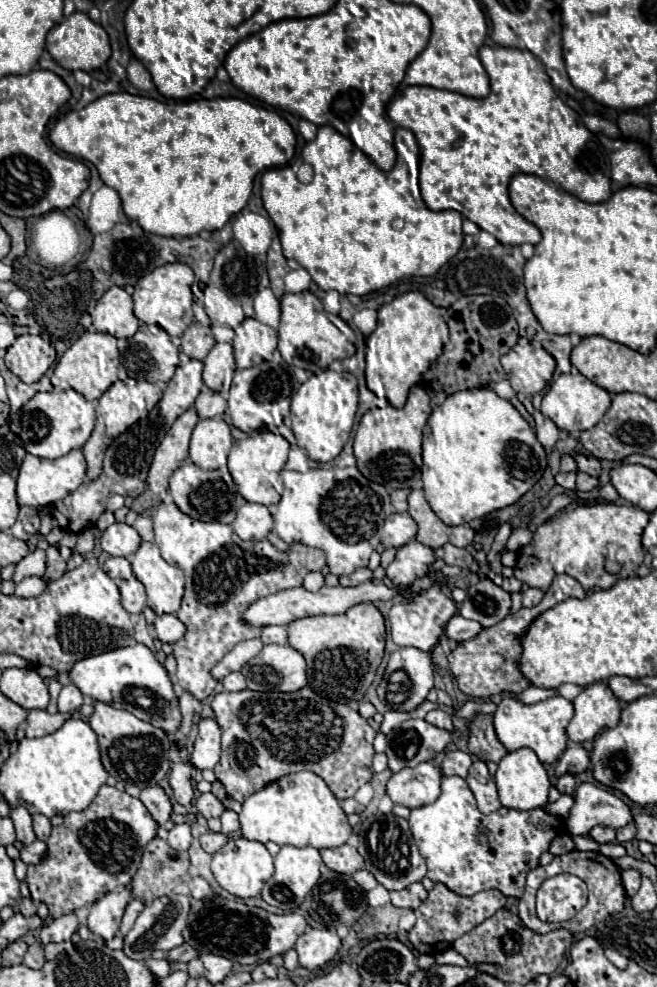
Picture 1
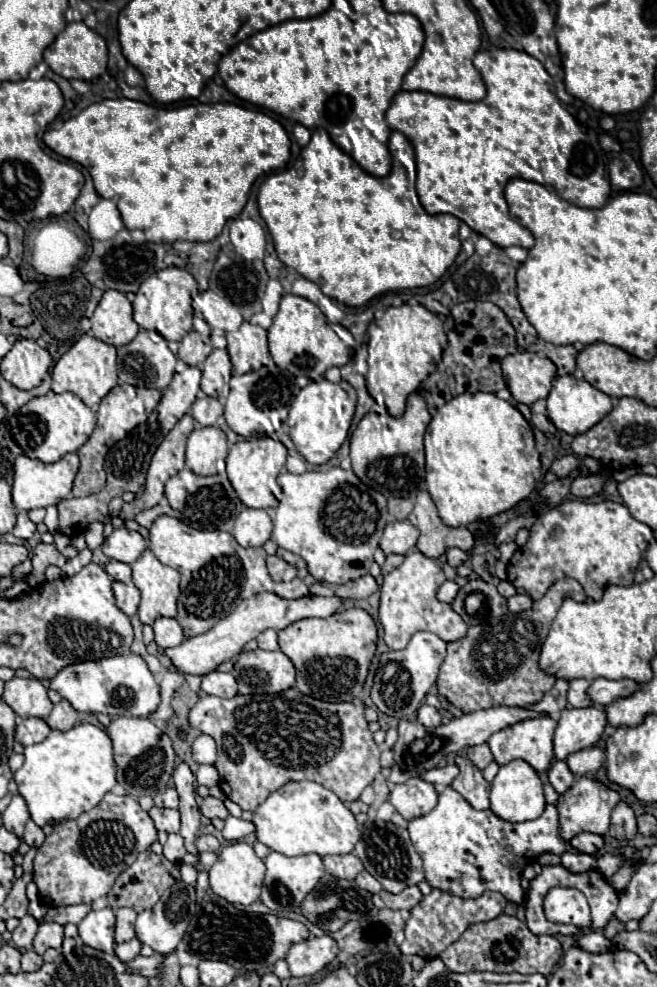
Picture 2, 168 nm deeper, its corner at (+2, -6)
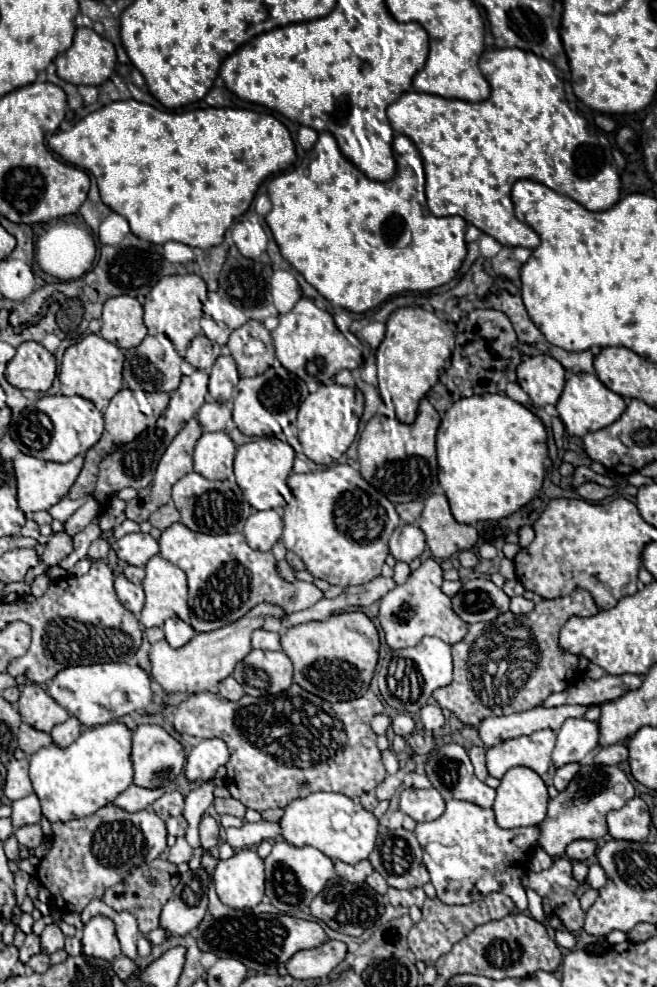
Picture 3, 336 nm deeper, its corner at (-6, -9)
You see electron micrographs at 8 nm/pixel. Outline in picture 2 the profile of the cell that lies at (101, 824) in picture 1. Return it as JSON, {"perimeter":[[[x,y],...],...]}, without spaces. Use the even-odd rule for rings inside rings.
{"perimeter":[[[107,793],[95,809],[81,813],[75,821],[53,827],[53,833],[37,851],[33,883],[51,907],[93,903],[99,897],[107,897],[117,875],[121,875],[137,855],[155,841],[157,829],[149,813],[129,795]]]}

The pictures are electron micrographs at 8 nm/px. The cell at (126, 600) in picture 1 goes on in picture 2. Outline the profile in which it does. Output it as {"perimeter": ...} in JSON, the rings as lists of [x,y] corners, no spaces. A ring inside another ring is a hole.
{"perimeter":[[[119,581],[113,583],[113,591],[117,597],[117,607],[129,617],[135,615],[139,601],[141,601],[141,591],[137,591],[137,587],[133,583],[127,585],[127,583],[119,583]]]}

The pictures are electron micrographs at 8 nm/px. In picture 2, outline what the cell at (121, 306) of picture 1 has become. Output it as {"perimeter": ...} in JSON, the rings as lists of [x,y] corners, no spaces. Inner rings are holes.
{"perimeter":[[[113,289],[103,293],[91,317],[91,325],[91,331],[95,331],[97,339],[115,347],[131,343],[139,333],[129,299]]]}

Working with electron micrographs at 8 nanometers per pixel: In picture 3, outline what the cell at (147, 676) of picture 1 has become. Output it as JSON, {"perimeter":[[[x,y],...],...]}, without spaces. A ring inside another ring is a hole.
{"perimeter":[[[125,662],[65,668],[49,680],[47,692],[59,706],[63,706],[73,718],[89,728],[119,720],[135,710],[143,710],[153,700],[149,674],[143,668],[129,666]]]}

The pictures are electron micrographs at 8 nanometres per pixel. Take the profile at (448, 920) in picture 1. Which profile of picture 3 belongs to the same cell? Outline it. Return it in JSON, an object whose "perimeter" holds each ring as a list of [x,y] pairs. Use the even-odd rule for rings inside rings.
{"perimeter":[[[493,892],[493,894],[487,894],[483,900],[477,900],[467,906],[447,906],[447,904],[439,902],[437,898],[435,900],[427,898],[421,910],[423,910],[423,918],[409,932],[409,948],[417,956],[417,960],[425,962],[427,966],[433,966],[437,962],[437,958],[447,954],[455,942],[463,940],[479,924],[487,924],[491,920],[505,918],[507,914],[511,914],[515,910],[515,904],[509,896]]]}

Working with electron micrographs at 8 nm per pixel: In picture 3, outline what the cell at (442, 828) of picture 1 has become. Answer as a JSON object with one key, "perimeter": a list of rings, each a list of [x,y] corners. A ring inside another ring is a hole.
{"perimeter":[[[449,800],[445,812],[437,820],[417,824],[415,836],[423,848],[423,864],[429,870],[431,884],[441,902],[471,904],[491,892],[503,892],[519,910],[527,910],[527,894],[521,878],[527,874],[529,856],[539,838],[537,826],[503,830],[497,826],[491,808]]]}

